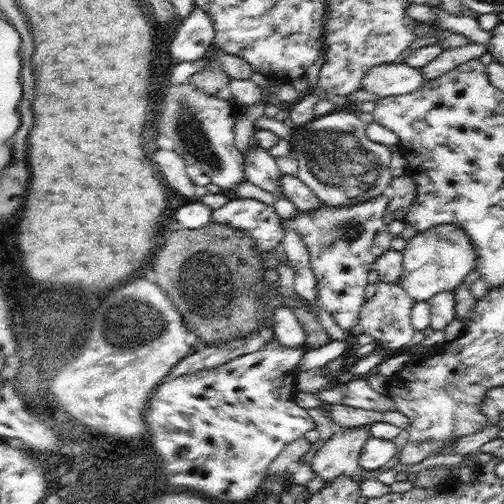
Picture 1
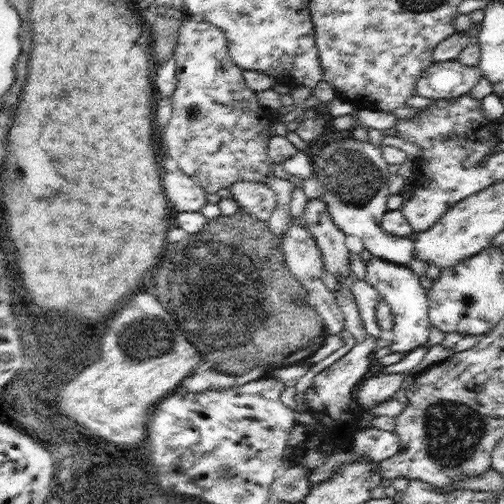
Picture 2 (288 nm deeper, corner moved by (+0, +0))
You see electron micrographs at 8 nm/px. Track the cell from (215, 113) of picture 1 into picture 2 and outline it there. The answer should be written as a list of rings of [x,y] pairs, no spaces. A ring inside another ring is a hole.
[[[237,180],[229,186],[233,200],[237,202],[239,210],[243,210],[245,214],[267,222],[271,218],[271,214],[277,210],[277,194],[273,192],[273,188],[269,188],[265,182],[257,182],[257,180]]]

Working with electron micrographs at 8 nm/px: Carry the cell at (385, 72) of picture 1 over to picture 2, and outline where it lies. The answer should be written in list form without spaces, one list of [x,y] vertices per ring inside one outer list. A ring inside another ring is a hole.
[[[435,62],[427,66],[413,86],[415,96],[429,100],[451,100],[469,94],[481,76],[479,68],[467,68],[459,62]]]

